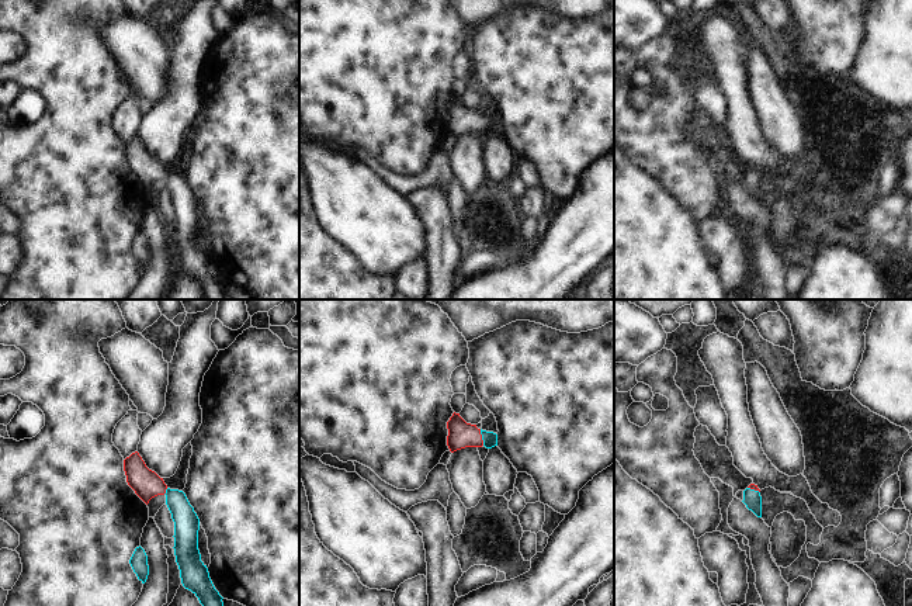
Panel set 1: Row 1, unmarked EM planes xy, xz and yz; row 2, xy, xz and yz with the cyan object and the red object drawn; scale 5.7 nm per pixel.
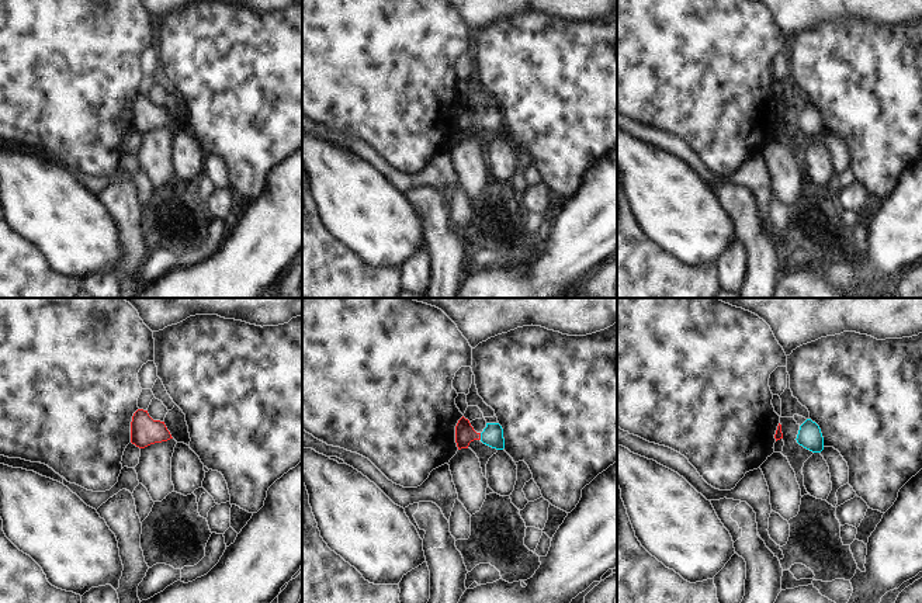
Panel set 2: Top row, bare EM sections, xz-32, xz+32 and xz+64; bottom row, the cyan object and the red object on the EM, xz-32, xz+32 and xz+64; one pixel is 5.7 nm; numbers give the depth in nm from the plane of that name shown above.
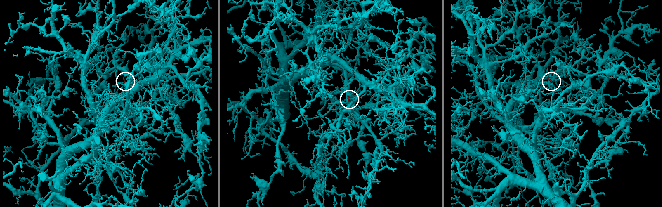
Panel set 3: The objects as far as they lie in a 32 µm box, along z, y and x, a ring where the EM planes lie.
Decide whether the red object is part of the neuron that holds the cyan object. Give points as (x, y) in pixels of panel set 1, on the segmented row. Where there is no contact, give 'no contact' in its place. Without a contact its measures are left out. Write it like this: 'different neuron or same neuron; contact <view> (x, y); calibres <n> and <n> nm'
same neuron; contact xz (482, 437); calibres 80 and 150 nm

